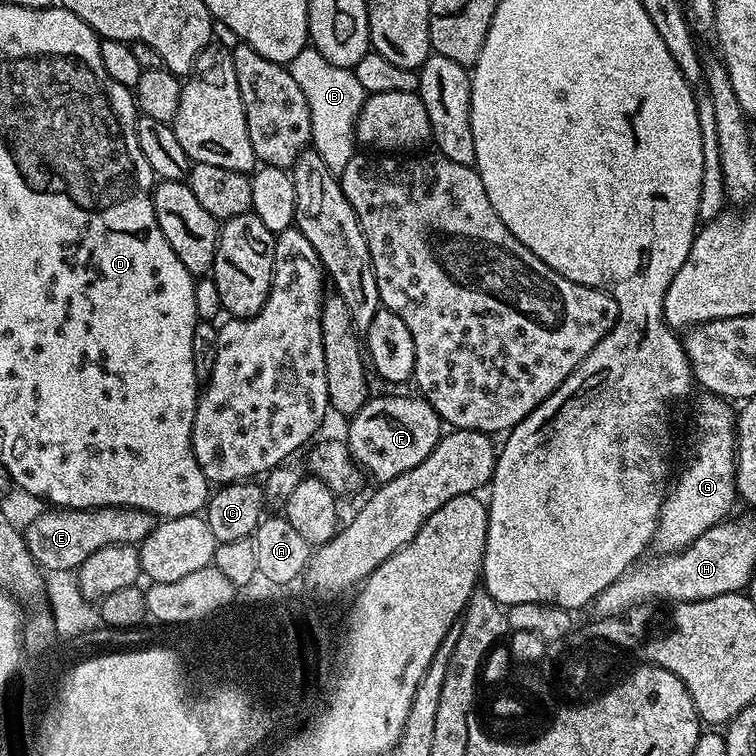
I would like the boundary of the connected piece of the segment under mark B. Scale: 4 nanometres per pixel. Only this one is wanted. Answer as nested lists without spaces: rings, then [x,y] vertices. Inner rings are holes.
[[[311,46],[294,54],[286,67],[294,82],[298,82],[302,94],[306,94],[306,102],[310,106],[311,147],[322,156],[322,161],[326,162],[332,173],[341,173],[358,148],[356,120],[366,99],[362,82],[358,82],[353,69],[326,62],[326,58],[322,58],[322,54]]]

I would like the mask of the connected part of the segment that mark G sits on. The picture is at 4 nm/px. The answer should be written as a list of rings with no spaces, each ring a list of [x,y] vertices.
[[[711,394],[701,395],[701,400],[696,404],[696,433],[692,436],[692,453],[688,456],[688,461],[684,464],[684,469],[680,472],[680,477],[675,477],[674,483],[671,485],[670,491],[664,498],[664,505],[660,511],[660,521],[656,527],[656,534],[654,537],[655,547],[660,547],[659,551],[664,554],[671,554],[673,552],[679,552],[681,548],[686,548],[688,545],[693,544],[696,539],[702,534],[706,534],[706,530],[710,530],[716,524],[721,523],[729,515],[728,512],[732,508],[732,503],[737,503],[738,493],[736,490],[736,417],[737,413],[734,411],[733,405],[729,401],[714,396]]]

